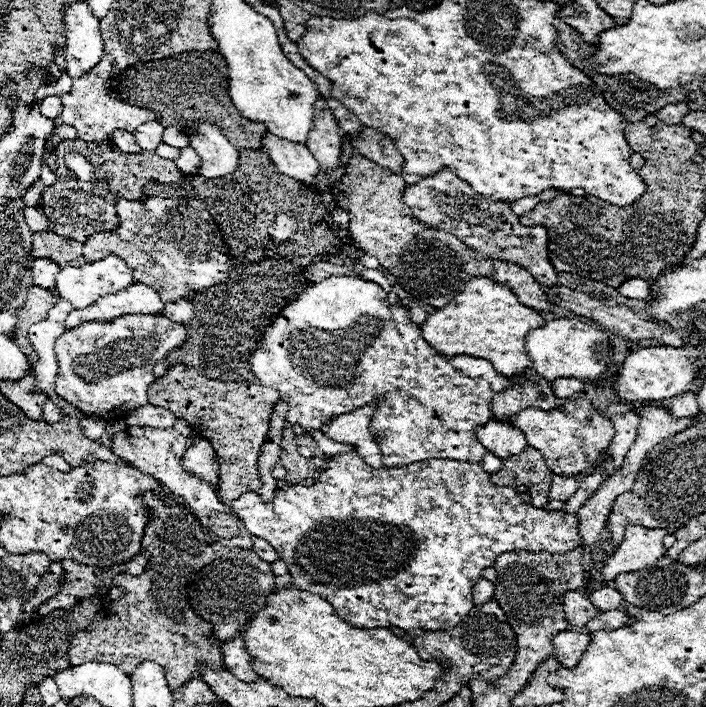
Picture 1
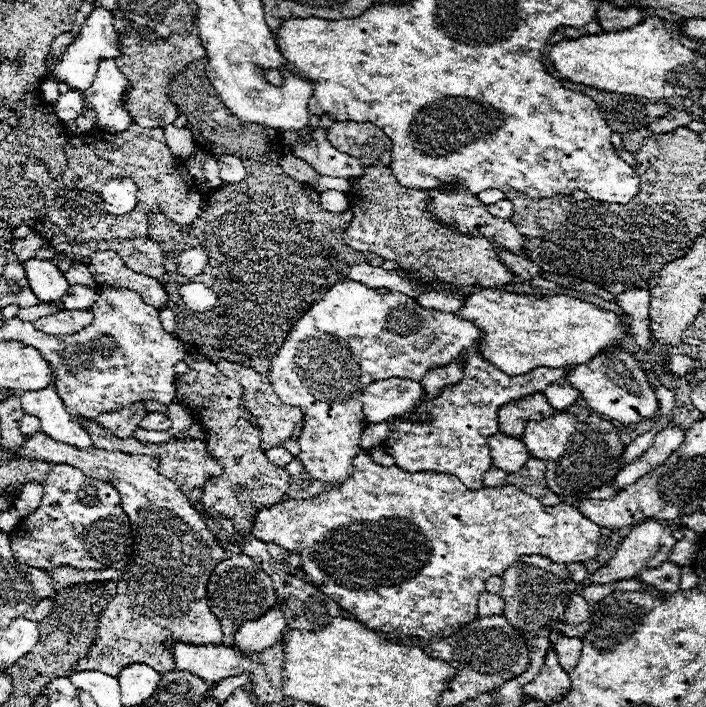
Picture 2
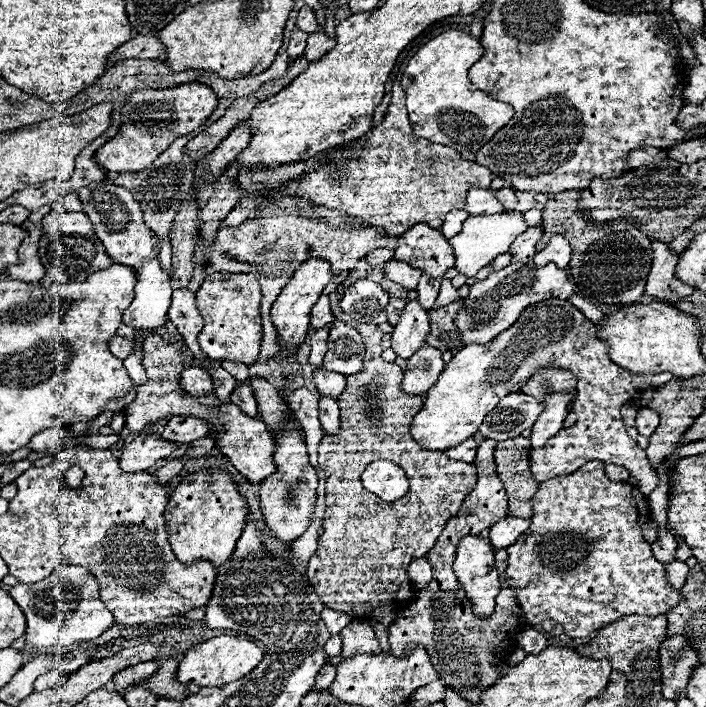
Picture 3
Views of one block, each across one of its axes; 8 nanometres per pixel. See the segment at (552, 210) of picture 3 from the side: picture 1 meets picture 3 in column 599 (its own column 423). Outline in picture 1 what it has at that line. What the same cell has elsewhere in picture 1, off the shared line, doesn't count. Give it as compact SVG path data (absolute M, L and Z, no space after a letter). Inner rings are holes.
M354 152L344 176L338 180L338 184L334 184L332 194L336 204L350 214L350 234L356 246L368 256L378 258L380 264L400 280L402 288L408 290L410 296L422 304L440 308L458 296L468 280L486 276L498 284L504 284L520 300L520 304L548 312L548 296L522 266L482 256L456 236L420 222L402 202L404 188L406 182L400 174L394 174Z

